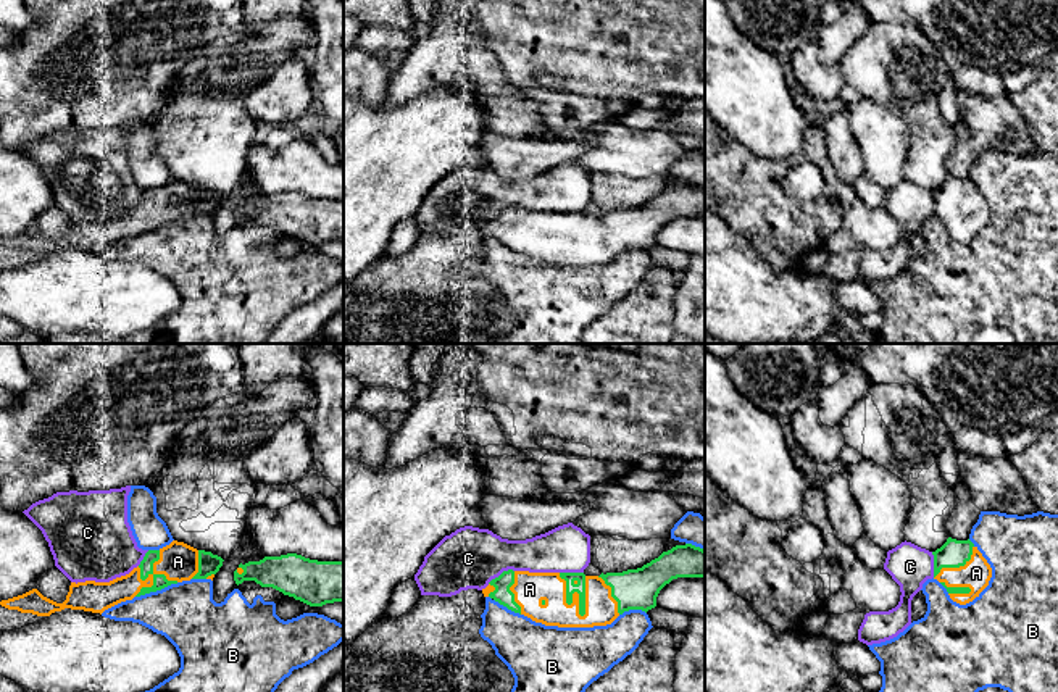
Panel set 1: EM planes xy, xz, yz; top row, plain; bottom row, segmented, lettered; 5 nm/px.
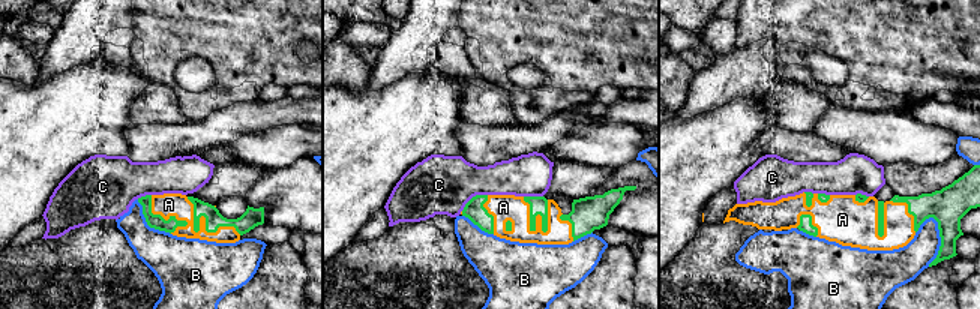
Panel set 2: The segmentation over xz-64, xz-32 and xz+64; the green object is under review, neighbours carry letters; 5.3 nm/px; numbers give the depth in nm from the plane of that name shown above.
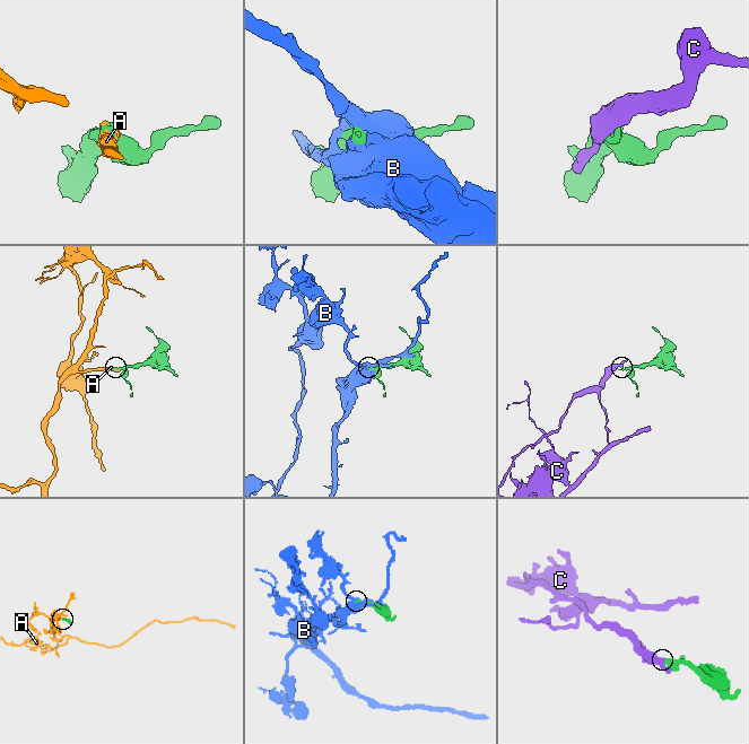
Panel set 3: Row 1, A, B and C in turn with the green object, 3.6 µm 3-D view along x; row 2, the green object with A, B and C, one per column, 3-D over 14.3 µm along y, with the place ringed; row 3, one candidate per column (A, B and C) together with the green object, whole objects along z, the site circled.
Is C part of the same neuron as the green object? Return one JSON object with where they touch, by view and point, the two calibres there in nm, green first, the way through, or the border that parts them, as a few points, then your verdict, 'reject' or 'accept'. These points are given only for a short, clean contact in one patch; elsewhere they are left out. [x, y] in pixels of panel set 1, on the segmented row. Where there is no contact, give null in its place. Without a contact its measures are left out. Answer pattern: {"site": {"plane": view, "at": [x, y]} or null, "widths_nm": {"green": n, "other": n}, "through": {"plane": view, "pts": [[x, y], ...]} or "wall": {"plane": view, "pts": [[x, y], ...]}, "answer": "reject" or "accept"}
{"site": {"plane": "xz", "at": [502, 573]}, "widths_nm": {"green": 90, "other": 300}, "answer": "reject"}

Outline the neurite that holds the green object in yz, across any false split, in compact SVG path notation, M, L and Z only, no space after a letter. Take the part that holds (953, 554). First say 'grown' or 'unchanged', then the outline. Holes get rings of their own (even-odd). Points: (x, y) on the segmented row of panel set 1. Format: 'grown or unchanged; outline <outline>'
grown; outline M948 537L932 555L934 579L947 589L953 602L966 605L989 586L992 568L969 539Z

